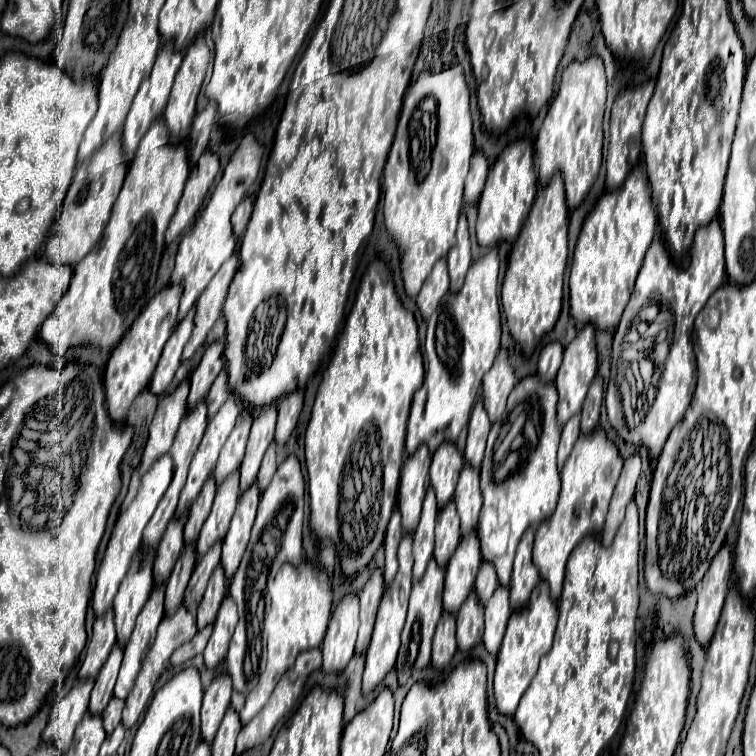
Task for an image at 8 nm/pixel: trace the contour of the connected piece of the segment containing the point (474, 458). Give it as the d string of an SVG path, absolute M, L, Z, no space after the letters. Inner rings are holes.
M480 400L474 406L472 416L470 416L468 442L466 442L466 450L464 450L464 460L472 468L480 468L480 464L482 464L482 456L484 456L488 432L490 432L490 420L488 420L488 412L486 412L482 400Z

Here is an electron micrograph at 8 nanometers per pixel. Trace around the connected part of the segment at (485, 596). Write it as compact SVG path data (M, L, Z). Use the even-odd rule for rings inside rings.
M482 562L480 572L478 572L478 576L476 576L476 586L474 586L474 592L476 592L478 600L480 600L482 604L486 604L486 602L492 598L496 586L498 586L498 578L496 578L494 566L488 564L488 562Z

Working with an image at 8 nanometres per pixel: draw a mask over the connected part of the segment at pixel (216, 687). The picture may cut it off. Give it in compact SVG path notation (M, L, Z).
M228 674L218 676L204 692L202 740L208 740L208 744L212 744L220 728L220 720L224 718L224 712L230 708L230 694L232 694L232 680Z

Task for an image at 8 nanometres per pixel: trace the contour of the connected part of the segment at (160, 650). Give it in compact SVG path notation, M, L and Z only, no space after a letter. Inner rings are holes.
M182 606L182 608L176 610L174 616L166 616L166 618L160 622L160 626L158 626L158 636L156 636L156 640L154 640L154 644L152 644L152 648L150 648L150 652L148 652L148 656L146 656L146 660L144 660L144 666L142 666L138 678L136 678L136 684L134 684L130 696L126 698L126 708L124 708L124 714L122 714L122 724L124 724L126 728L132 728L132 726L138 722L138 718L142 716L142 712L146 710L146 706L148 706L148 702L150 702L150 696L152 696L152 690L154 690L154 684L156 684L156 680L160 678L162 670L168 666L166 662L168 662L170 654L172 654L180 644L192 640L196 632L198 632L198 628L196 628L196 608L188 610L188 608Z

